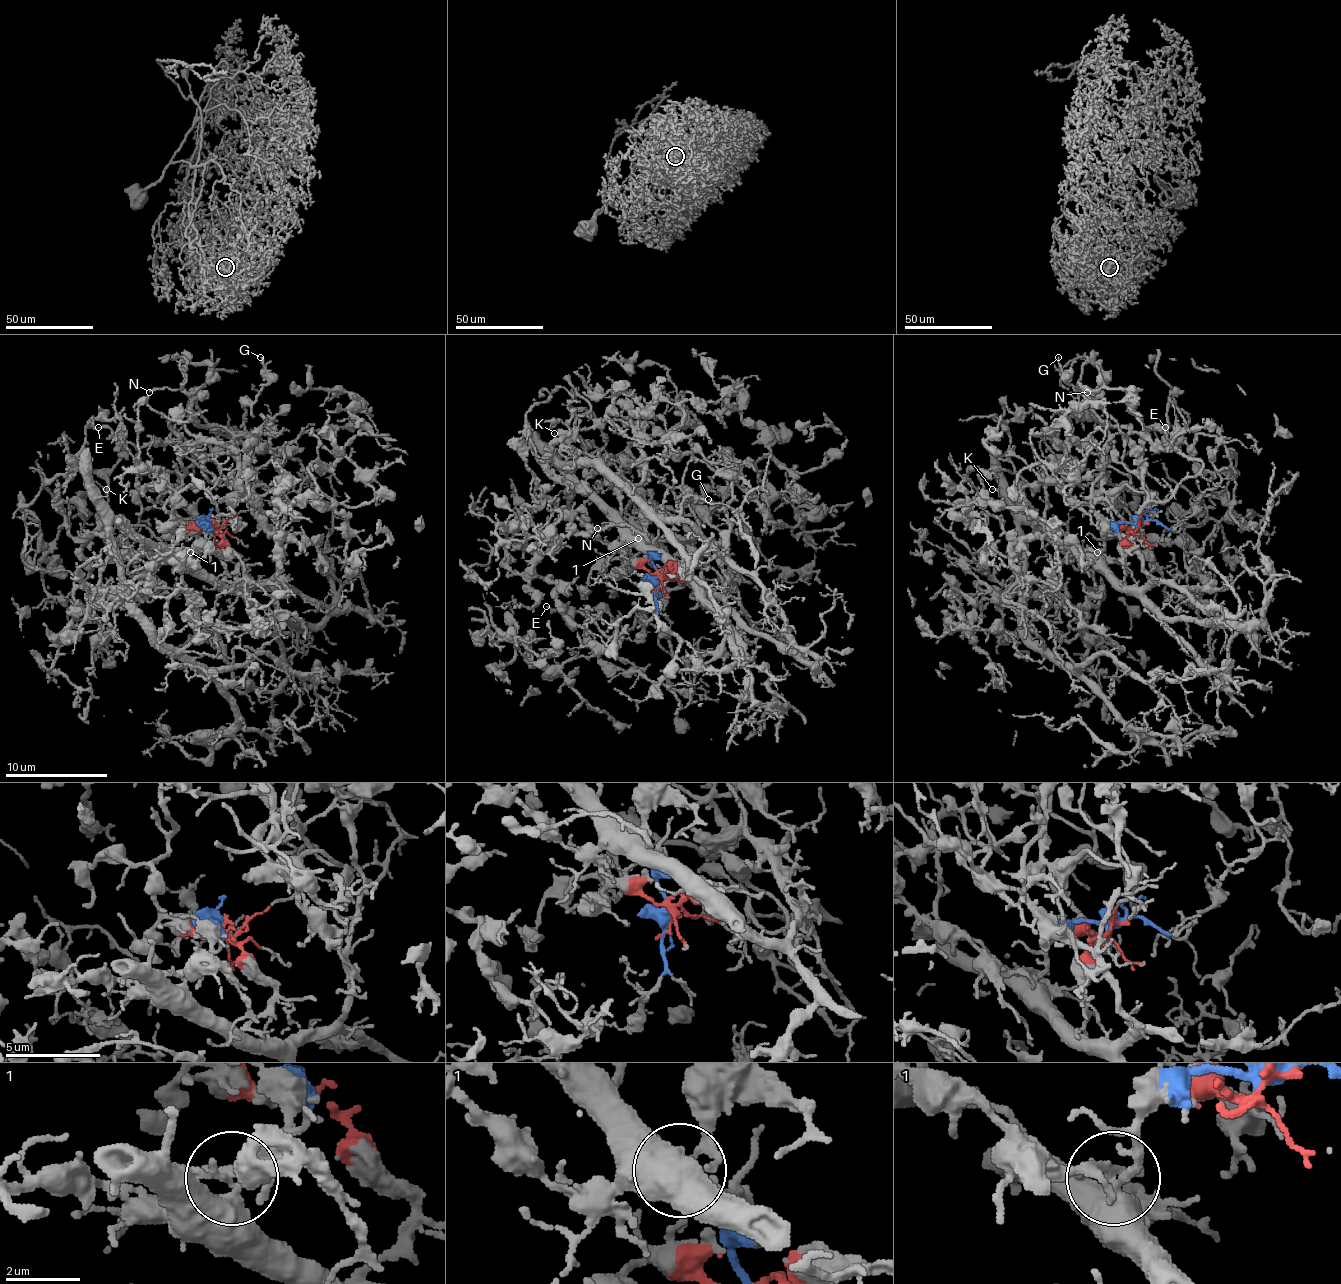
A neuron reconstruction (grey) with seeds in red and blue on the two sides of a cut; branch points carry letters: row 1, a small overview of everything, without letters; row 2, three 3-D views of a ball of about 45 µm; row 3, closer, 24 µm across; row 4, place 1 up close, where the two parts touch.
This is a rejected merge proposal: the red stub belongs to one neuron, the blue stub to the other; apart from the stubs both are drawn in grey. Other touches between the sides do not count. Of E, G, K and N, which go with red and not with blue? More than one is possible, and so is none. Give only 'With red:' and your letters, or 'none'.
With red: E, G, N

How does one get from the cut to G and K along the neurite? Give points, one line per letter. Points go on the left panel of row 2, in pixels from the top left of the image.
G: (210, 524), (195, 529), (174, 508), (185, 468), (169, 419), (187, 411), (202, 427), (241, 434), (261, 358)
K: (210, 524), (205, 524), (205, 536), (192, 552), (179, 554), (139, 536), (98, 498), (108, 493), (105, 488)

